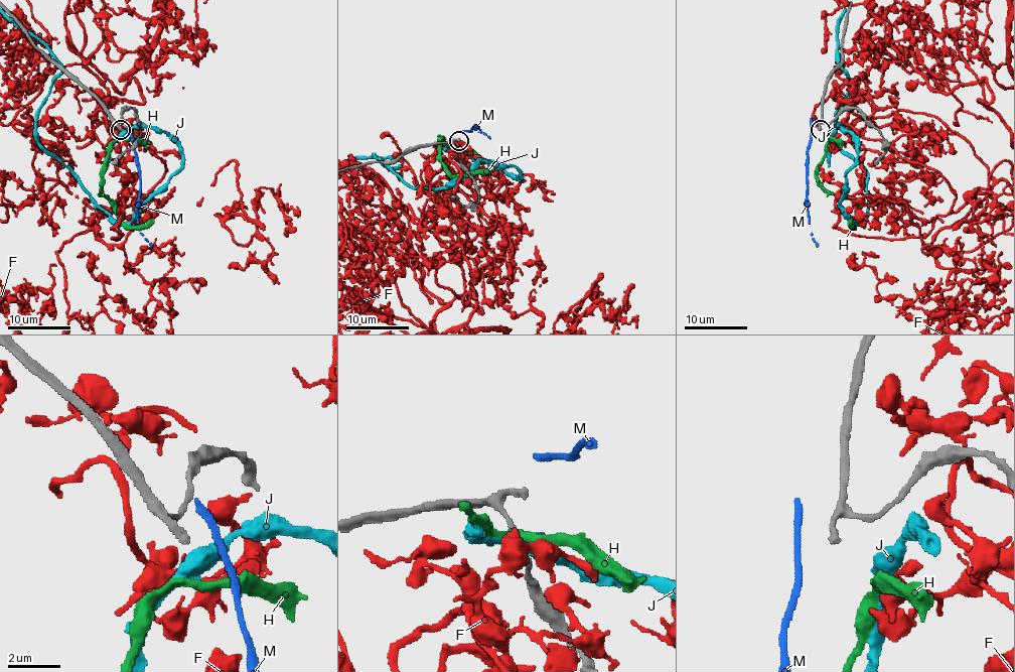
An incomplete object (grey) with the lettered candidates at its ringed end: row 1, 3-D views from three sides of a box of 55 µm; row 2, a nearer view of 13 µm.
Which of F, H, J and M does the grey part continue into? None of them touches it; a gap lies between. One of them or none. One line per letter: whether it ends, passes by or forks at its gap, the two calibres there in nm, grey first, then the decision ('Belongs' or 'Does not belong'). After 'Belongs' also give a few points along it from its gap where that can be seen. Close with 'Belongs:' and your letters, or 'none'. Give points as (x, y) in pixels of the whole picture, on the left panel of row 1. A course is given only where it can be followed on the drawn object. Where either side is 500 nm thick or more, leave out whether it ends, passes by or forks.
F: It forks there. Thickness 260 nm (grey) against 360 nm. Does not belong
H: It passes by. Thickness 260 nm (grey) against 300 nm. Belongs. Its course: (119, 138), (113, 144), (104, 172), (102, 191), (115, 214), (129, 226), (147, 226), (154, 220)
J: It forks there. Thickness 260 nm (grey) against 400 nm. Does not belong
M: It passes by. Thickness 260 nm (grey) against 240 nm. Does not belong
Belongs: H

